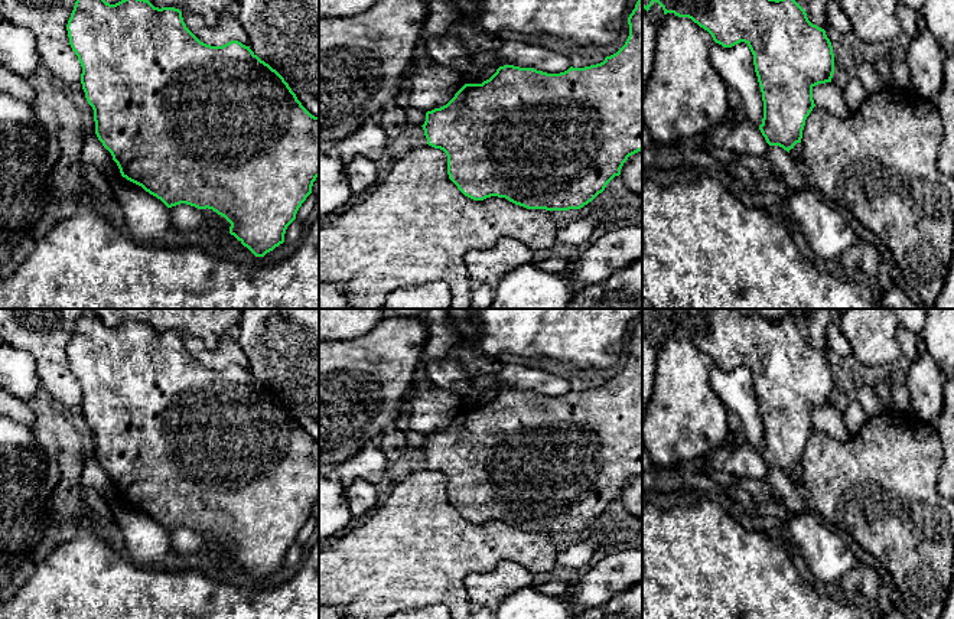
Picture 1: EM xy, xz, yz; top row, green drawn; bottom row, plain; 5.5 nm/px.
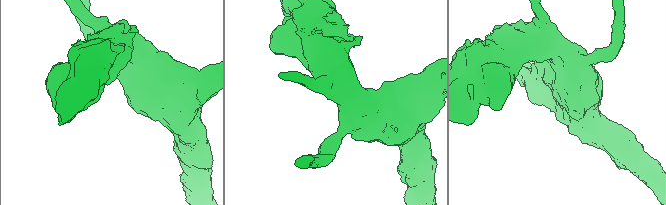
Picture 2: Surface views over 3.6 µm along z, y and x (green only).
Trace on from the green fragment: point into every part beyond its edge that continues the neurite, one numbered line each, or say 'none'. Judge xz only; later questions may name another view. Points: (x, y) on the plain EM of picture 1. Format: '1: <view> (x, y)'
none

